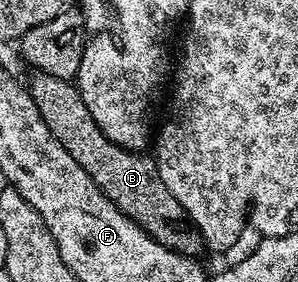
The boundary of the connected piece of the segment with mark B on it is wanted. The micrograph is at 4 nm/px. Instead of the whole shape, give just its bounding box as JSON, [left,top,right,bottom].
[30,72,204,256]

